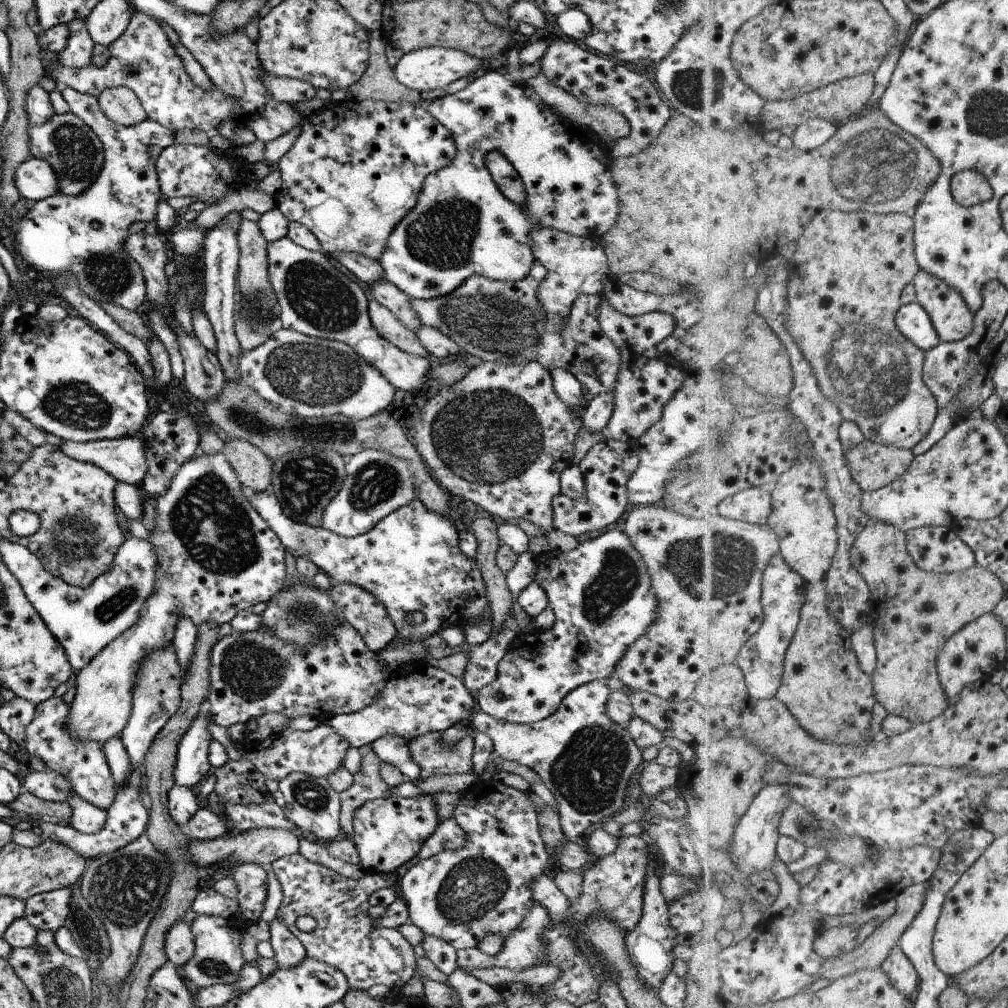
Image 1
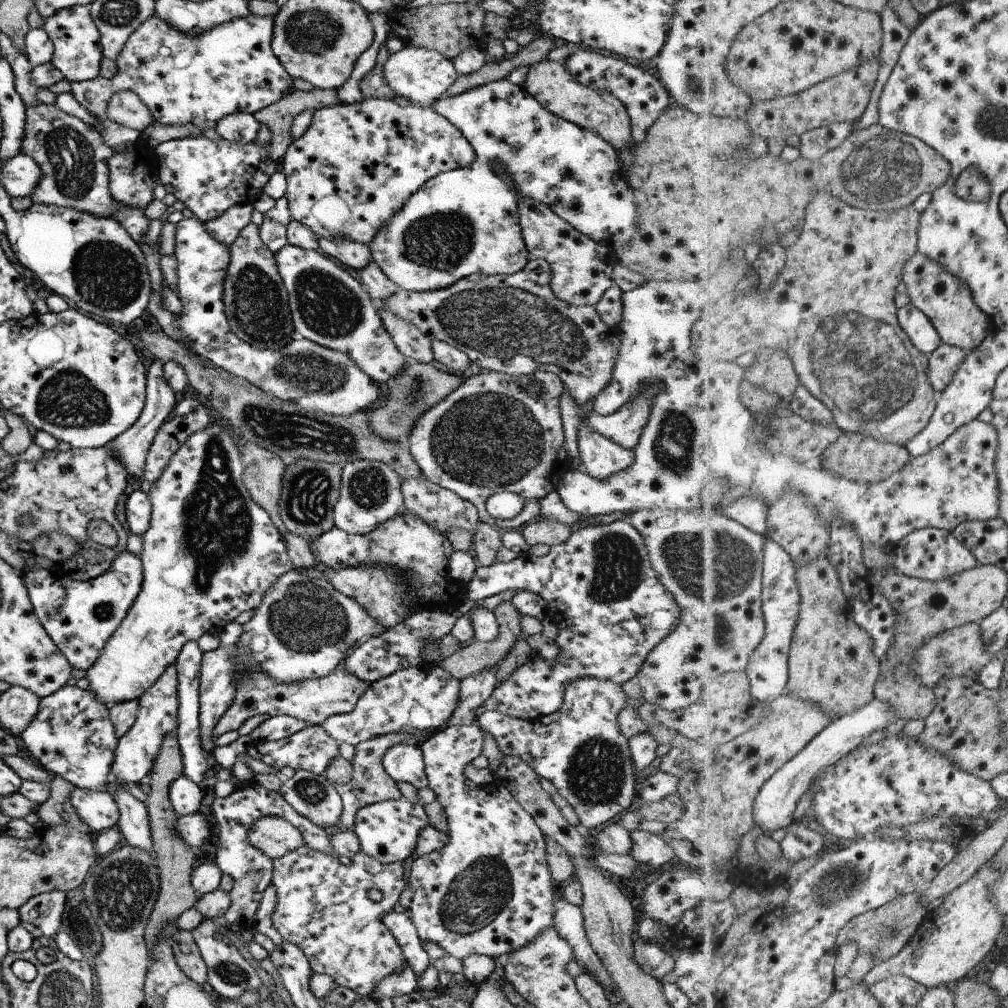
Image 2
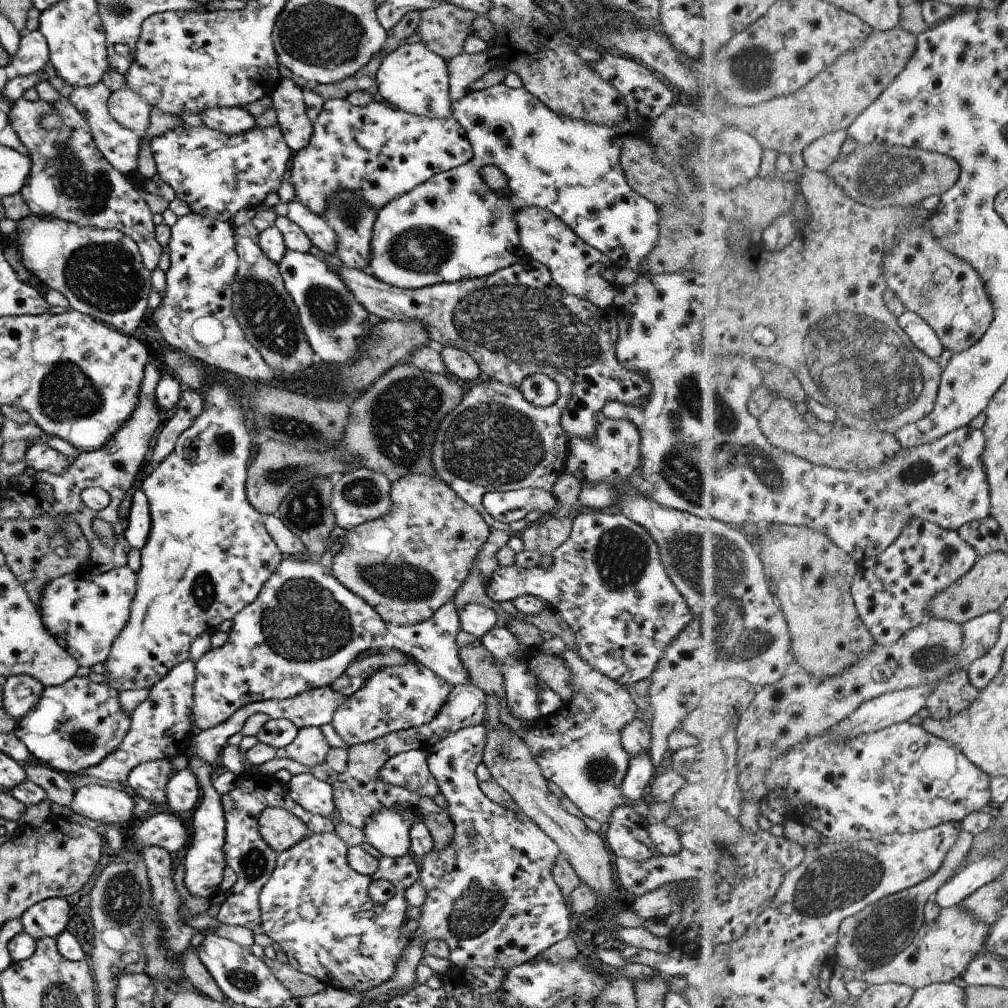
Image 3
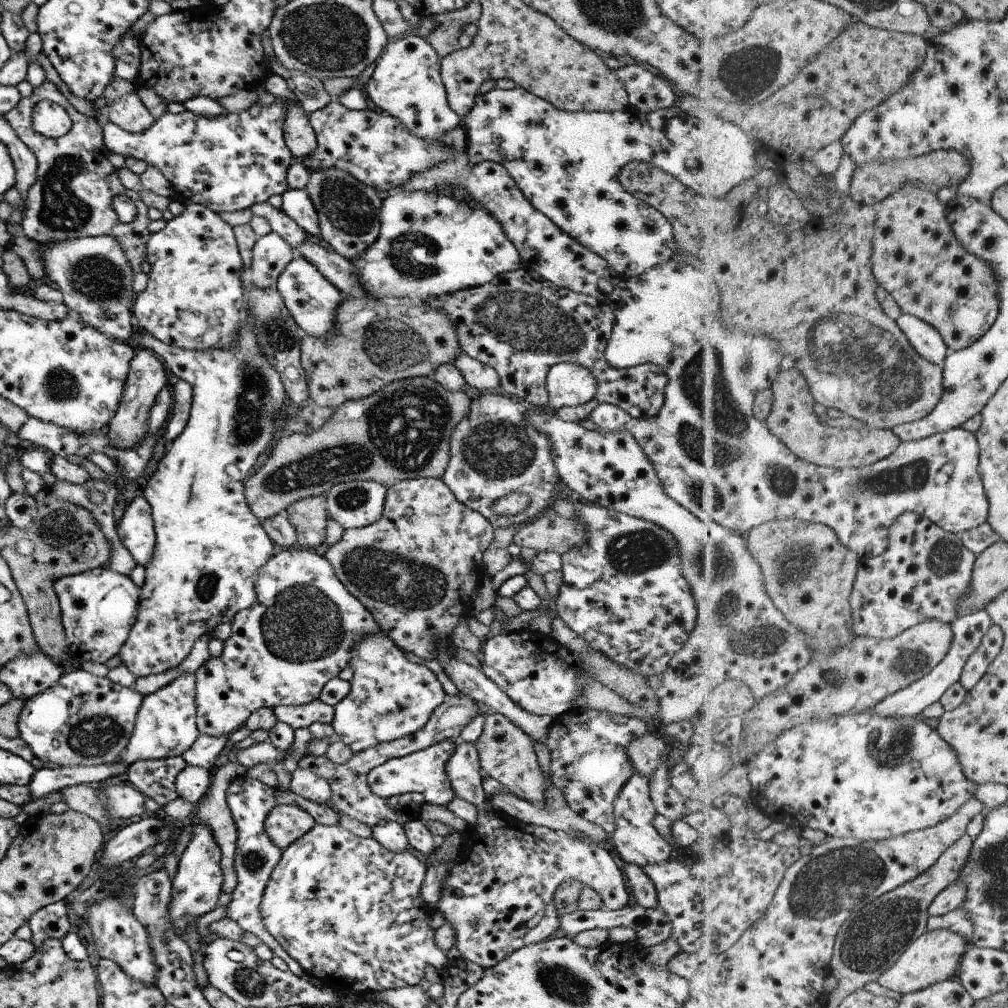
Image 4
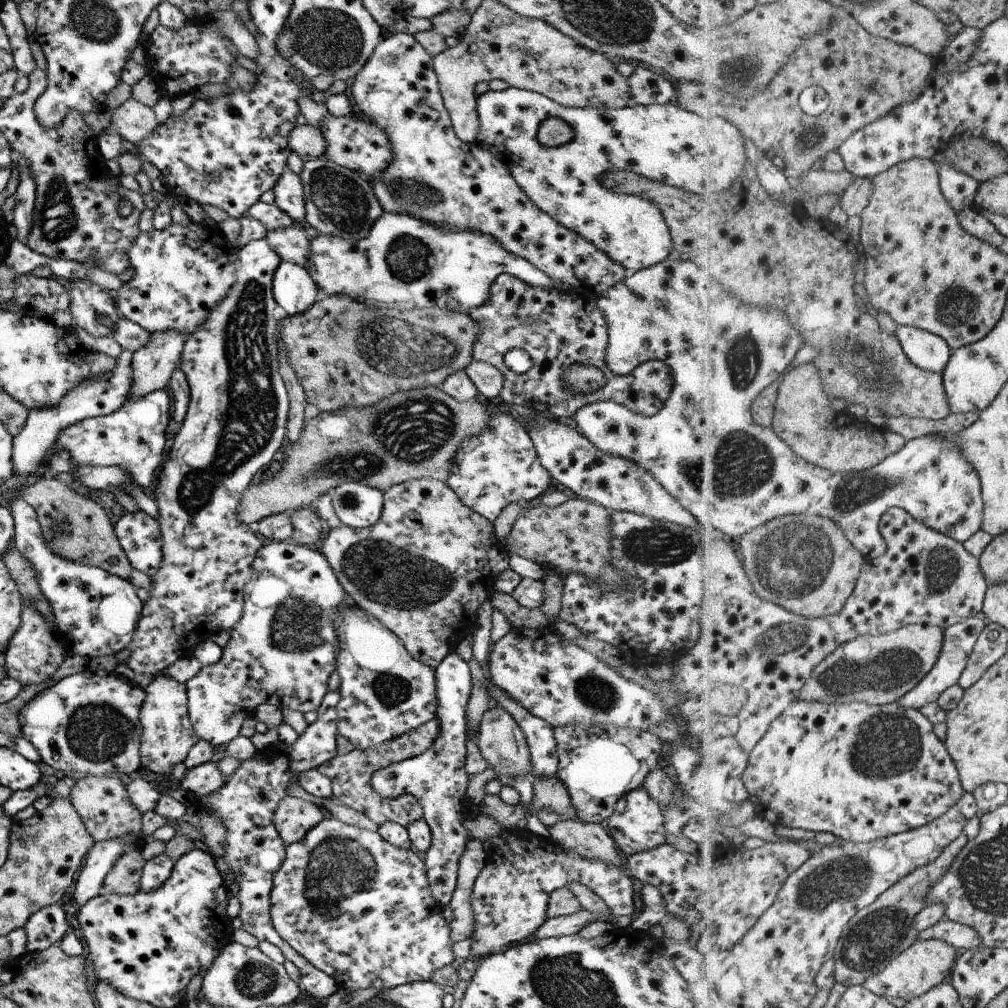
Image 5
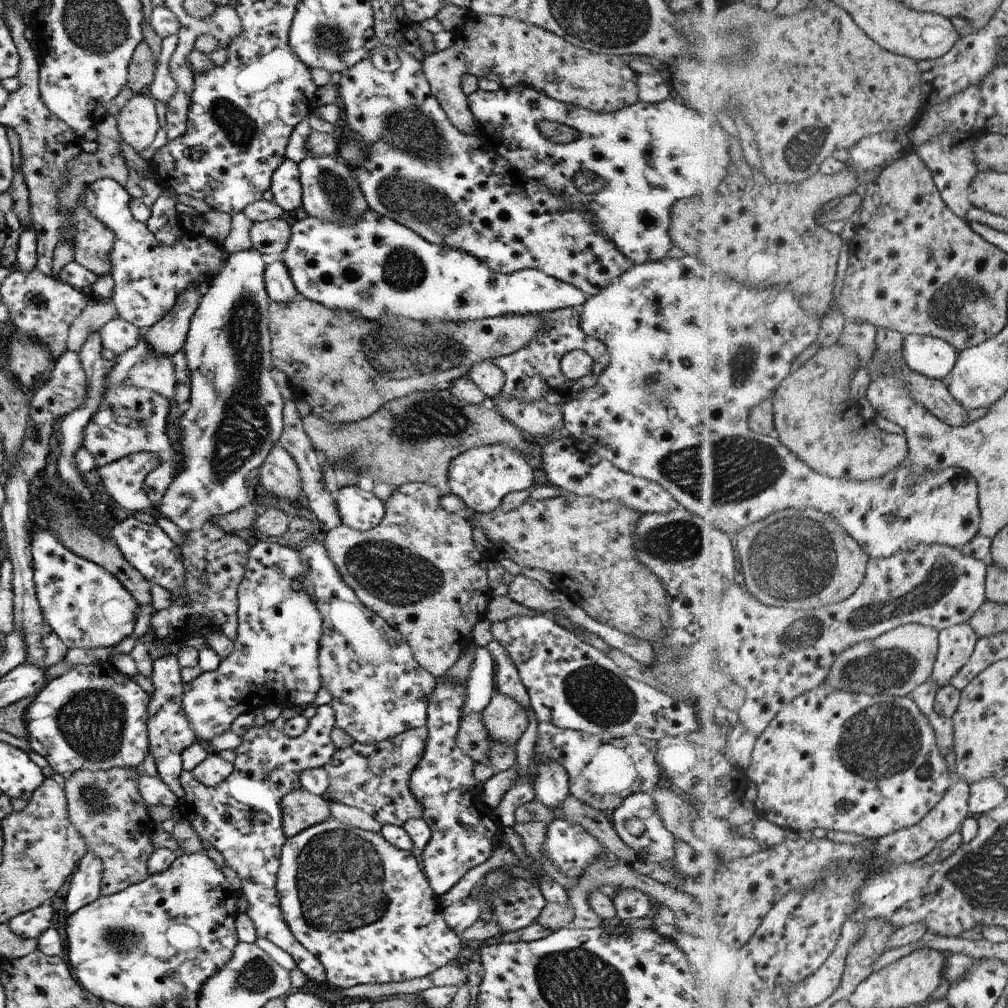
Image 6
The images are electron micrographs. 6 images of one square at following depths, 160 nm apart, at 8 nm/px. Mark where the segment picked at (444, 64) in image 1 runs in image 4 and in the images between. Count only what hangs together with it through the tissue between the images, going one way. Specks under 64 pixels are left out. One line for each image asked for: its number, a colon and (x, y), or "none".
2: (421, 75)
3: (411, 78)
4: (404, 81)

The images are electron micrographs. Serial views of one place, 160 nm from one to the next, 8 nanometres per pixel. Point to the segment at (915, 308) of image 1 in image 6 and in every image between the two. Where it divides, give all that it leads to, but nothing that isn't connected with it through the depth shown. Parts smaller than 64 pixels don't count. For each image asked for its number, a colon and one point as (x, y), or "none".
2: (915, 322)
3: (921, 332)
4: (928, 341)
5: (931, 352)
6: (927, 354)

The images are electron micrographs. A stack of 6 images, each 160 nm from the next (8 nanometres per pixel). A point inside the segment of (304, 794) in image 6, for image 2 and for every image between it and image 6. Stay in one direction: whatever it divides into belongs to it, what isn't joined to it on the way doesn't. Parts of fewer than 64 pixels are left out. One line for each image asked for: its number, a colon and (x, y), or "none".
2: (273, 836)
3: (280, 830)
4: (283, 824)
5: (293, 817)

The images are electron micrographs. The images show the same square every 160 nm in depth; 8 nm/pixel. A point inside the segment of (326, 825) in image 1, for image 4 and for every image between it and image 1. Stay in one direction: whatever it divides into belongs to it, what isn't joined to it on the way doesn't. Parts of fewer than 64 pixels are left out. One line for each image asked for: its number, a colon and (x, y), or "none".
2: (314, 797)
3: (315, 796)
4: (304, 783)

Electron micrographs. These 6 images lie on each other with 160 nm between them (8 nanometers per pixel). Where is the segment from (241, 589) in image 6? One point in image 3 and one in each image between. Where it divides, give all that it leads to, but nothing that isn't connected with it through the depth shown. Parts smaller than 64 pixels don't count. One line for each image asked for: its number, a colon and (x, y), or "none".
3: (304, 627)
4: (298, 634)
5: (280, 652)

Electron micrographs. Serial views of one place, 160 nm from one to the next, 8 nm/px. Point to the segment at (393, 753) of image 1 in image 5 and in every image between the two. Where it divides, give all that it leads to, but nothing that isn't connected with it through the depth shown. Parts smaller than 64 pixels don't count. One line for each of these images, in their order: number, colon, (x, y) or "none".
2: (402, 762)
3: (408, 770)
4: (422, 771)
5: (436, 778)

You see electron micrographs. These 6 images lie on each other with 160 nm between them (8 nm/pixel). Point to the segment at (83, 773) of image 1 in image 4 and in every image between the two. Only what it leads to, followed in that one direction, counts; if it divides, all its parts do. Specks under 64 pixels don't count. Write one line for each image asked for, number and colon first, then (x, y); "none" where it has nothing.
2: (71, 736)
3: (72, 726)
4: (83, 720)

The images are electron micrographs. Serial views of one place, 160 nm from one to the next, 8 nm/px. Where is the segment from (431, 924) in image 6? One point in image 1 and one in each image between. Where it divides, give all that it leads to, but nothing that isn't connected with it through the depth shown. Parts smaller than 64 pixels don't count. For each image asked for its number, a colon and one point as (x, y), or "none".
1: (344, 937)
2: (322, 906)
3: (315, 908)
4: (348, 911)
5: (358, 909)

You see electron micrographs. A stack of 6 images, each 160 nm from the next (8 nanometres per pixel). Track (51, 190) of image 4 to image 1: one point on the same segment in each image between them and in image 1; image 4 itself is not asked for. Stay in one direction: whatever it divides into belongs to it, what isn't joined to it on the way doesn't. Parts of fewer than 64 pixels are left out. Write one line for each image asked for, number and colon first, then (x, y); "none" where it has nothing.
1: (74, 152)
2: (73, 159)
3: (68, 179)

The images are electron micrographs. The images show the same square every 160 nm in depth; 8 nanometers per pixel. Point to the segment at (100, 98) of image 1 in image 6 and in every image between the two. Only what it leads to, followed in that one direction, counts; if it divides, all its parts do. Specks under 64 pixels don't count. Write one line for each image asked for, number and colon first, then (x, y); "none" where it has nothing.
2: (124, 107)
3: (130, 110)
4: (128, 112)
5: (134, 121)
6: (136, 122)

